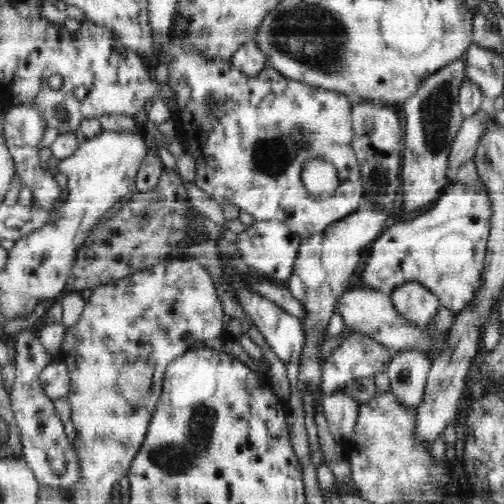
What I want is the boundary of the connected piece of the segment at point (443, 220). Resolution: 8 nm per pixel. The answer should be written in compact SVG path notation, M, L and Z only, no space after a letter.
M460 183L448 184L437 198L434 206L424 211L410 222L394 224L382 233L372 244L365 268L361 273L362 288L382 290L384 286L392 288L392 303L398 314L406 321L416 325L428 325L441 308L454 310L458 315L476 298L476 292L482 286L485 254L490 236L491 208L486 187Z

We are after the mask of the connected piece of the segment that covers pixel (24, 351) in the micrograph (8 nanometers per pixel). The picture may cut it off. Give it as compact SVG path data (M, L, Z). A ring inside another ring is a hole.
M32 328L18 332L12 350L15 350L16 377L9 393L9 401L20 433L23 457L42 486L72 488L79 477L79 460L72 440L67 437L64 423L55 411L54 401L46 395L40 384L42 370L54 359L44 349L38 333Z

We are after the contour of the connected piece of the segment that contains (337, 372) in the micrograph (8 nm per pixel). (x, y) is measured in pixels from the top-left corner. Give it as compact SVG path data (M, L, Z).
M350 331L330 356L326 358L319 392L322 393L322 396L332 394L342 390L346 384L353 380L375 377L378 373L387 369L393 353L394 350L373 341L366 334Z

